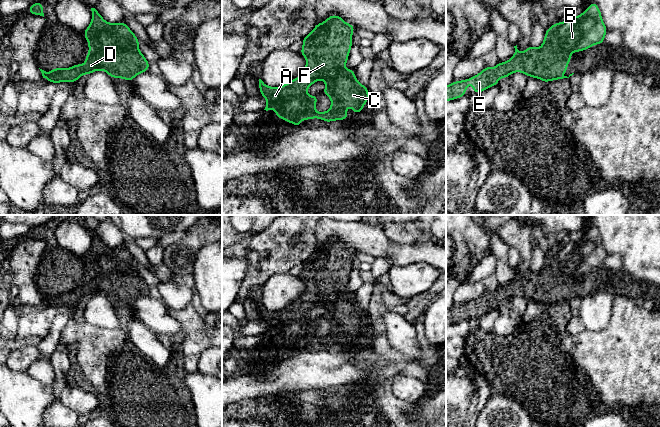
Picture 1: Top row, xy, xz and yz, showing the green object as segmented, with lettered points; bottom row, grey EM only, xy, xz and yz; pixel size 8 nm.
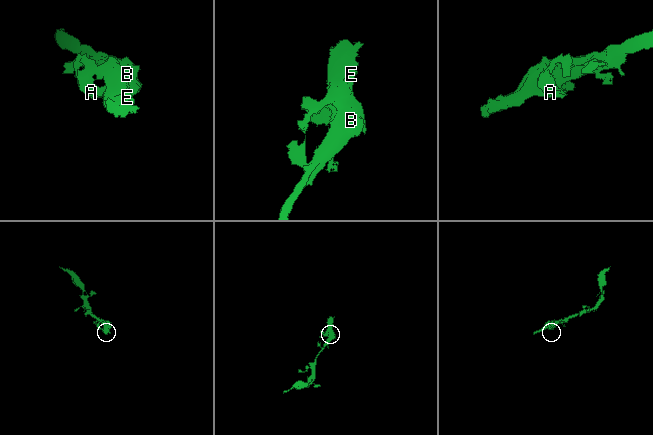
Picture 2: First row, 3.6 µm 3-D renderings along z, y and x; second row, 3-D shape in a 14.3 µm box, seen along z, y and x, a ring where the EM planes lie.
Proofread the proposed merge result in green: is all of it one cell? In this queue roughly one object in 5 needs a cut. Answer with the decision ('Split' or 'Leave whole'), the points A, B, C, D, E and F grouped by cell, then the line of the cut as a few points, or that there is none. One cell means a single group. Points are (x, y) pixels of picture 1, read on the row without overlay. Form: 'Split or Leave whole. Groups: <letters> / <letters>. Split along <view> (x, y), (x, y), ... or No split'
Leave whole. Groups: A B C D E F. No split

